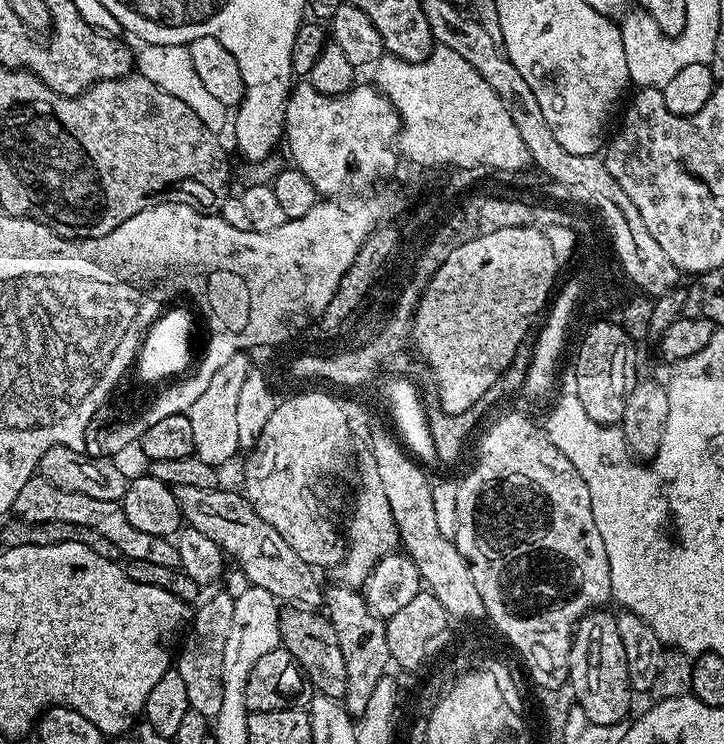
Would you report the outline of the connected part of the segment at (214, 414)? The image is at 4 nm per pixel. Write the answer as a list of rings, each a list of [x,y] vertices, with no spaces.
[[[242,351],[227,360],[214,373],[214,378],[210,378],[210,386],[206,386],[198,402],[194,402],[194,406],[190,406],[190,410],[186,413],[194,430],[194,455],[202,458],[202,462],[221,466],[220,464],[234,459],[236,452],[241,451],[238,442],[238,397],[246,382],[246,374],[254,368],[254,364],[248,361],[248,356],[247,351]]]

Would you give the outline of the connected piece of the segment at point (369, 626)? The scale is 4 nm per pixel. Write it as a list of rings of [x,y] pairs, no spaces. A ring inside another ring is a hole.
[[[339,582],[333,585],[332,589],[329,587],[325,591],[323,607],[326,609],[328,619],[337,628],[338,646],[342,646],[342,658],[346,658],[346,690],[348,693],[345,694],[342,703],[351,716],[359,718],[370,702],[370,694],[374,694],[374,686],[378,686],[378,682],[389,671],[388,668],[392,664],[390,645],[386,643],[386,623],[370,610],[370,606],[364,601],[363,591],[347,587]]]

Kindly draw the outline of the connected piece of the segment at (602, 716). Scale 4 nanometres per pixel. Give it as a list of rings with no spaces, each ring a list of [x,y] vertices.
[[[608,610],[587,612],[576,624],[572,648],[568,652],[568,684],[576,695],[575,703],[586,710],[586,718],[590,718],[590,722],[618,724],[625,719],[634,693],[628,686],[626,650],[622,650],[616,616],[604,611]]]

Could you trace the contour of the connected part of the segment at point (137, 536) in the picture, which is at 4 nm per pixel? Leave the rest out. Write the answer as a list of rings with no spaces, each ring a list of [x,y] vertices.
[[[39,474],[31,476],[18,490],[18,498],[14,498],[11,515],[18,520],[25,520],[28,524],[38,522],[74,522],[74,526],[87,526],[89,530],[95,530],[102,534],[114,546],[118,546],[121,557],[138,562],[154,562],[157,566],[170,566],[179,568],[180,559],[175,543],[167,536],[155,536],[154,534],[142,534],[142,530],[130,526],[130,518],[126,518],[126,510],[119,500],[103,500],[102,498],[90,498],[90,494],[74,494],[70,490],[58,490],[46,478]]]

